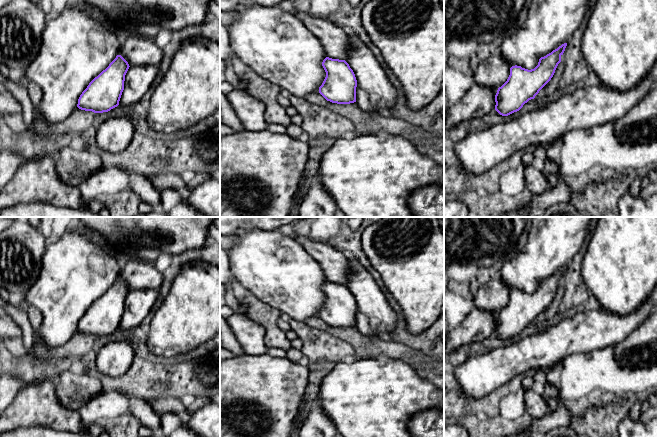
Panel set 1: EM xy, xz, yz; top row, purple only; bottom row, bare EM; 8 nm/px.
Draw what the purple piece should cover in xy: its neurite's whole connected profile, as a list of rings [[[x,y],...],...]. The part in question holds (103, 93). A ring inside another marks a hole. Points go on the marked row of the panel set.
[[[65,7],[54,19],[46,23],[42,44],[36,58],[28,65],[24,80],[42,90],[42,100],[37,107],[40,119],[49,125],[66,120],[78,107],[94,113],[108,112],[119,105],[124,90],[128,62],[119,55],[123,39],[116,30],[109,31],[104,23],[97,22],[92,15],[79,8]]]

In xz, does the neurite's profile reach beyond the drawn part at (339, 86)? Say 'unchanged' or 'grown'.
grown

